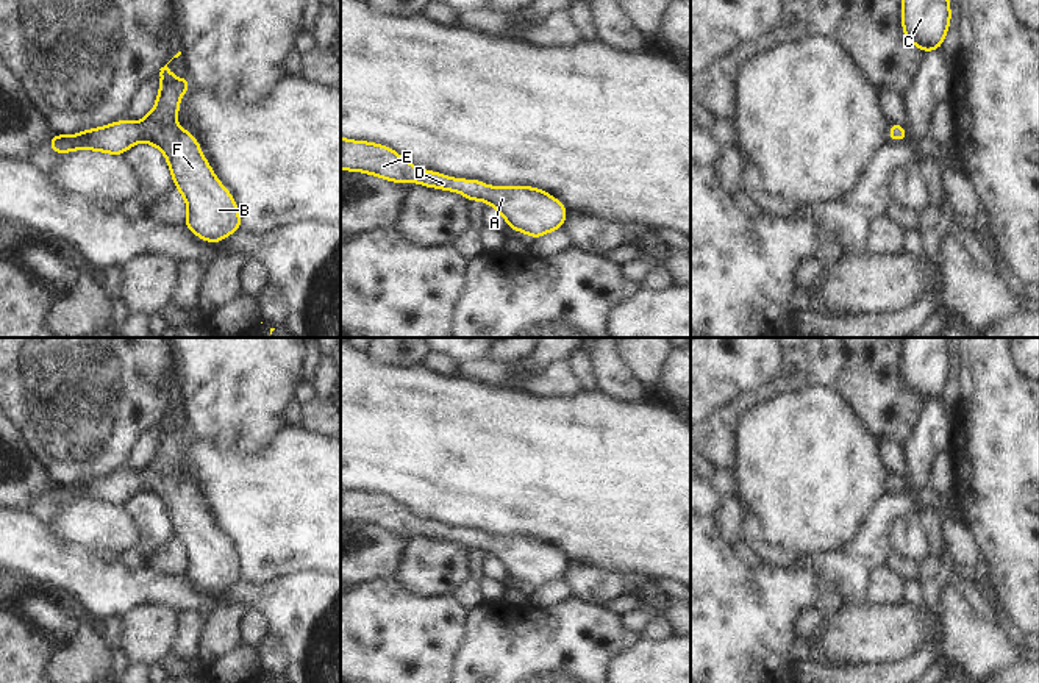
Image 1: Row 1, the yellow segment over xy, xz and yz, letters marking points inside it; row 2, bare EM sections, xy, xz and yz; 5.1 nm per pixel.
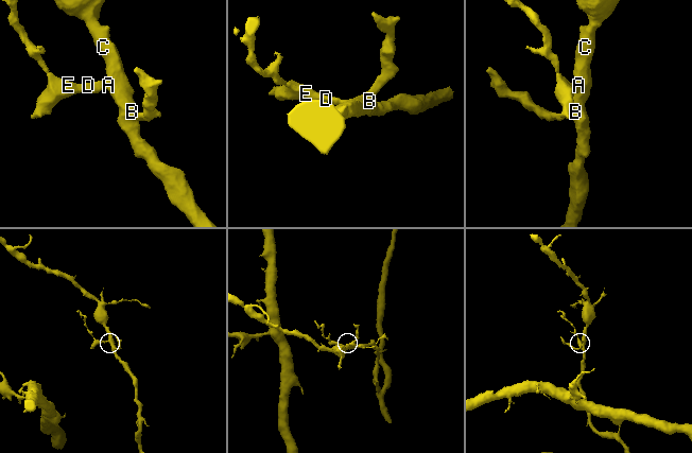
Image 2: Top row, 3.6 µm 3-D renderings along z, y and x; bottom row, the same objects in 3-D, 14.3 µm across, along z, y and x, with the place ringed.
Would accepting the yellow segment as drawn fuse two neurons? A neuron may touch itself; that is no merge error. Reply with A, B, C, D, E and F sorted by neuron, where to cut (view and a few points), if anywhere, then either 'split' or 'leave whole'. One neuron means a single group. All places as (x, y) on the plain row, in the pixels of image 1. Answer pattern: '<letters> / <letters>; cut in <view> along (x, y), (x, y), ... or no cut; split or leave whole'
A B C D E F; no cut; leave whole

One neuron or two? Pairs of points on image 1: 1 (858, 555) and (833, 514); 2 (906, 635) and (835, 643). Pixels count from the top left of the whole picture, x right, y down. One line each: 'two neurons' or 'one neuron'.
1: two neurons
2: one neuron

